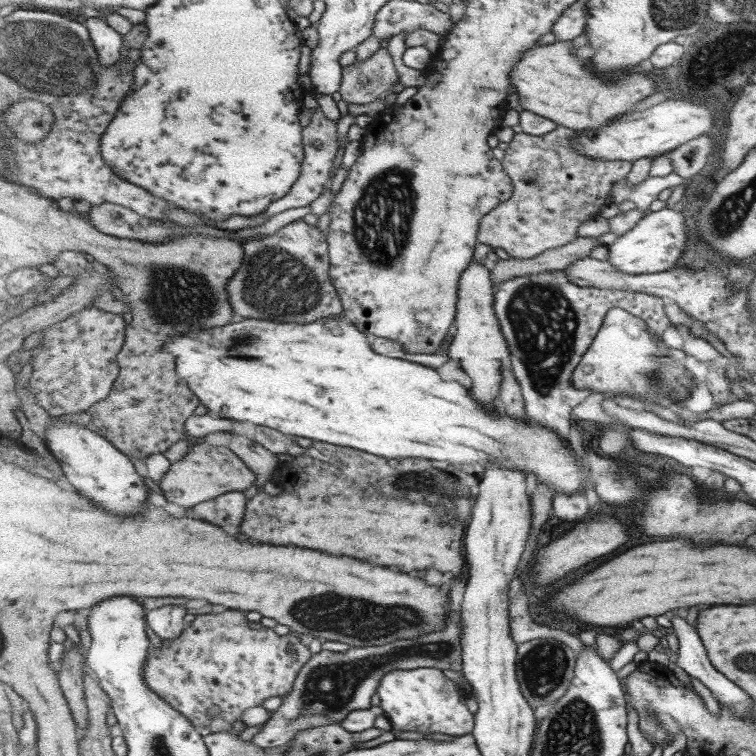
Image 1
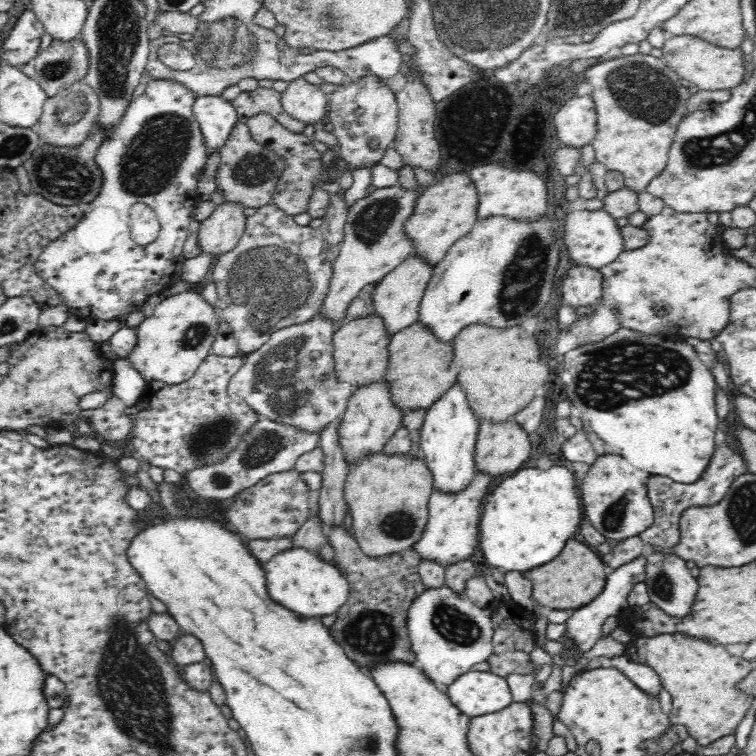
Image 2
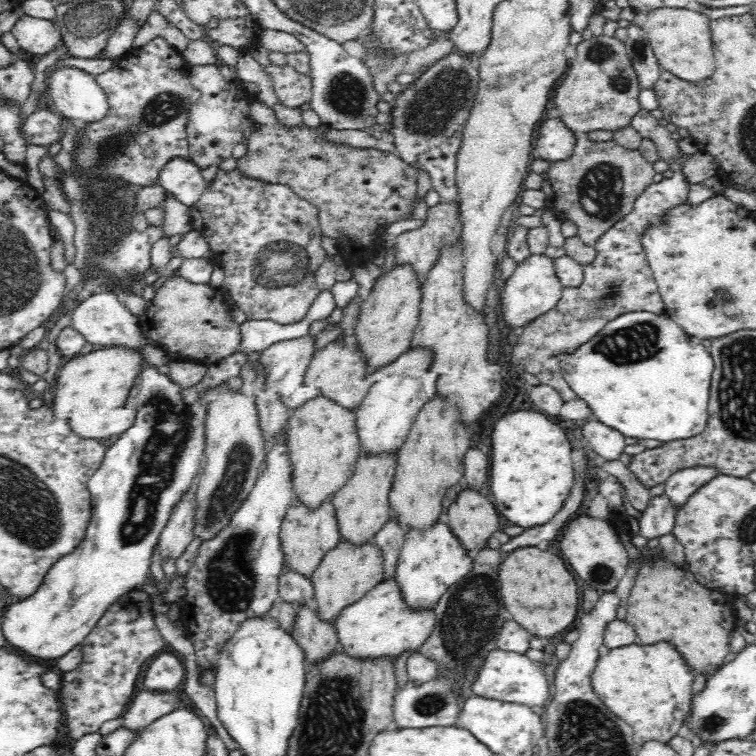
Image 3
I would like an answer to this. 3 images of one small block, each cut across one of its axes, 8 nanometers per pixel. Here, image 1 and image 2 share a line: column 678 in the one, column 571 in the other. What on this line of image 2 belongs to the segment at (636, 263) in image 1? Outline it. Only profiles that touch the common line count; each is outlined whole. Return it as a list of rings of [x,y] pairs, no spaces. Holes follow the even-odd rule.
[[[574,205],[567,210],[562,240],[570,256],[570,262],[574,262],[575,266],[587,266],[594,270],[610,264],[618,253],[624,250],[616,220],[602,209],[590,211],[579,205]]]

